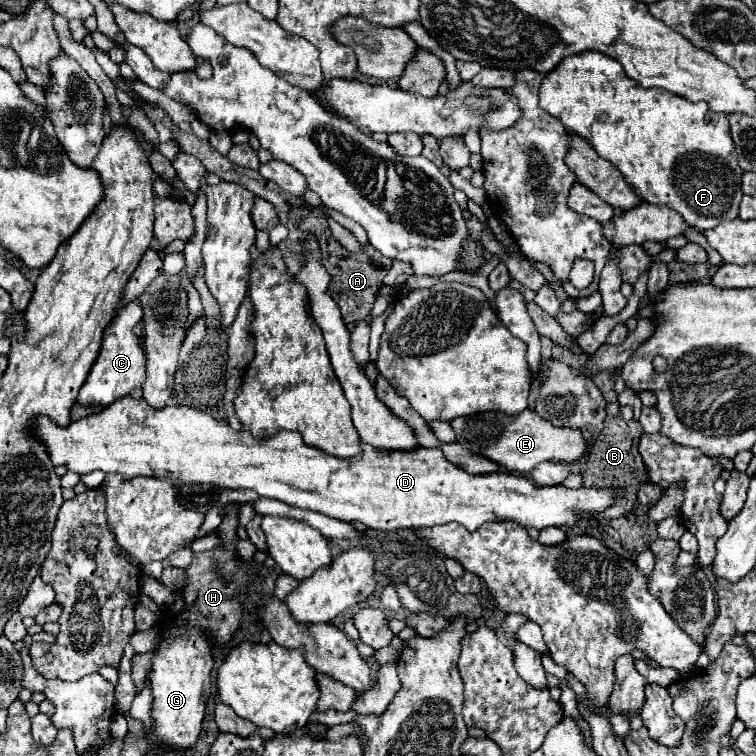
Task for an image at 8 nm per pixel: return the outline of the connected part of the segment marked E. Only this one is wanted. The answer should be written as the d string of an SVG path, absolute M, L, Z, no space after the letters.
M524 410L518 416L504 416L502 412L482 412L476 416L460 416L460 418L452 420L450 426L452 426L458 442L468 446L474 454L486 456L486 458L494 460L496 464L500 464L508 470L520 472L524 476L530 474L530 470L544 460L574 462L588 450L588 444L582 438L580 430L552 426L548 420L540 418L534 410Z

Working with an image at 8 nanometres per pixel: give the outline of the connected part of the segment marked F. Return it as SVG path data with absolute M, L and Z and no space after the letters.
M582 52L564 58L540 84L540 108L556 116L568 132L588 140L592 148L610 160L632 184L638 196L650 204L664 204L676 210L684 222L698 230L716 228L722 220L732 220L732 176L744 174L736 162L736 150L728 130L728 118L712 112L704 102L692 102L662 88L640 88L630 76L624 76L620 62L602 52Z

